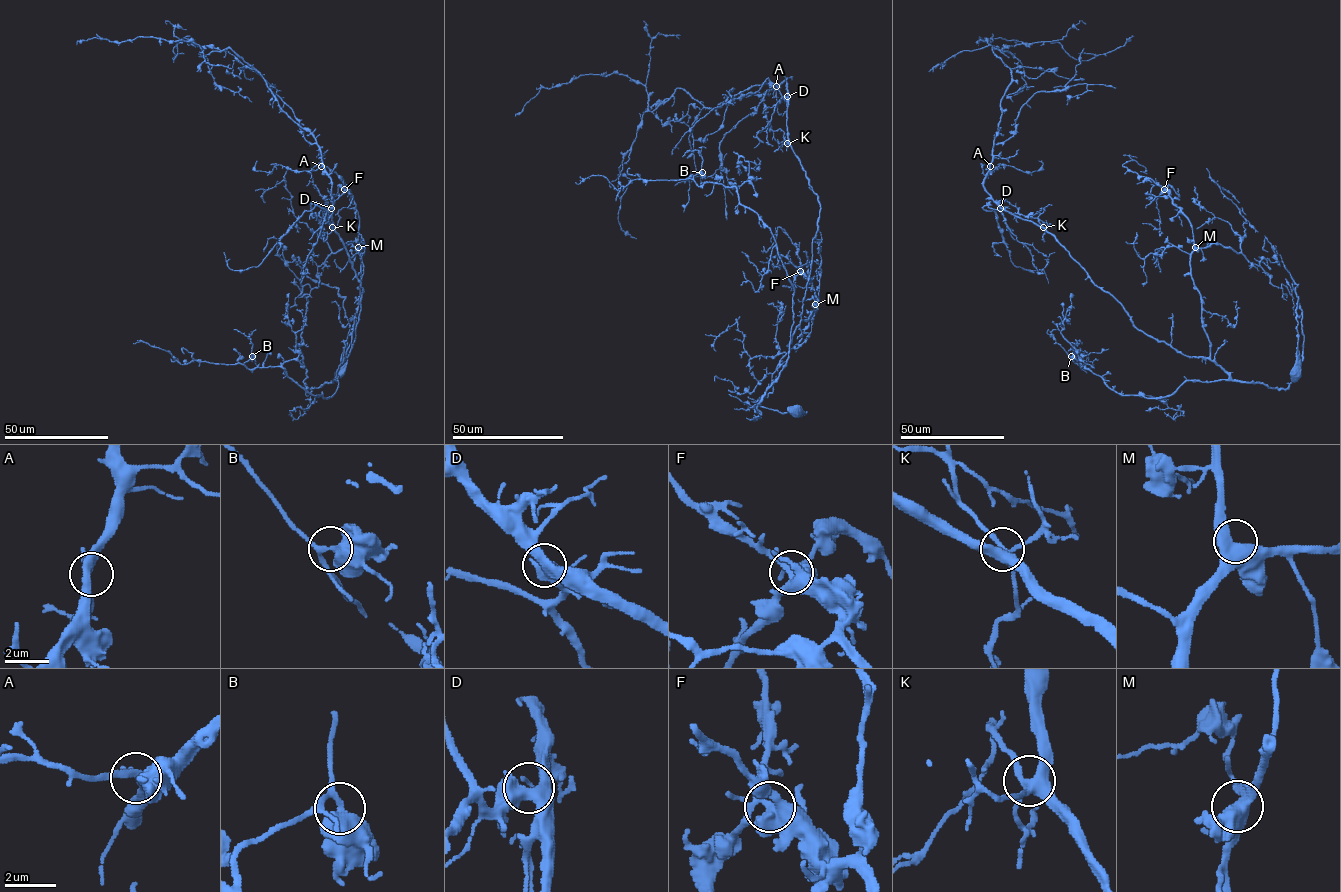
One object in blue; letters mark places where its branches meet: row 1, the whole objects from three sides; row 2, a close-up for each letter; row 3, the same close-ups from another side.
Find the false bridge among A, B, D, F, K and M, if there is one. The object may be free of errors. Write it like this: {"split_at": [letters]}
{"split_at": []}

